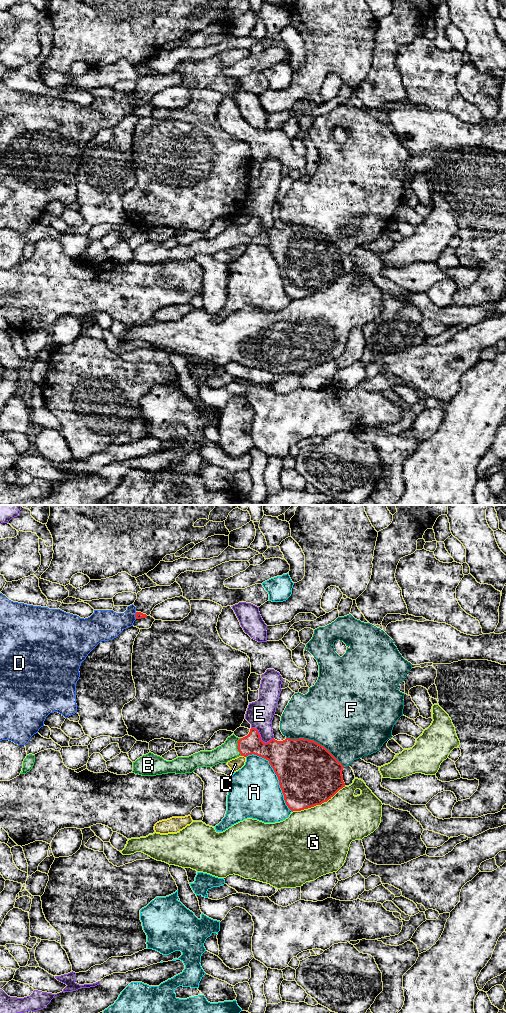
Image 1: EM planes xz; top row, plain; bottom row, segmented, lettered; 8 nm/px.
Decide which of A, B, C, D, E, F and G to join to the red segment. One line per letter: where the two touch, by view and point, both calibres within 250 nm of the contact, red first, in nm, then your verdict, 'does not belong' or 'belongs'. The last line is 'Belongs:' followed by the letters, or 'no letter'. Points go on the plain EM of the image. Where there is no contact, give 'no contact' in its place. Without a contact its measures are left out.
A: xz (277, 264) | 480/420 nm | does not belong
B: xz (237, 235) | 160/140 nm | belongs
C: xz (243, 243) | 170/100 nm | does not belong
D: xz (135, 103) | 60/240 nm | does not belong
E: xz (260, 226) | 260/220 nm | does not belong
F: xz (314, 229) | 480/500 nm | does not belong
G: xz (318, 292) | 500/480 nm | does not belong
Belongs: B

